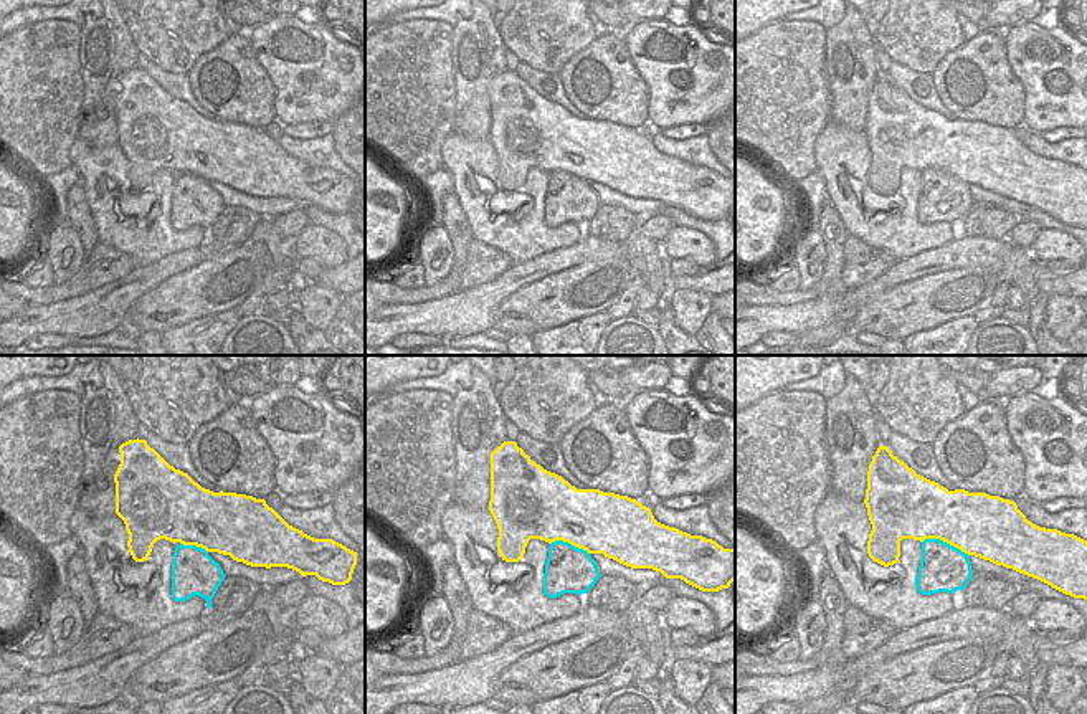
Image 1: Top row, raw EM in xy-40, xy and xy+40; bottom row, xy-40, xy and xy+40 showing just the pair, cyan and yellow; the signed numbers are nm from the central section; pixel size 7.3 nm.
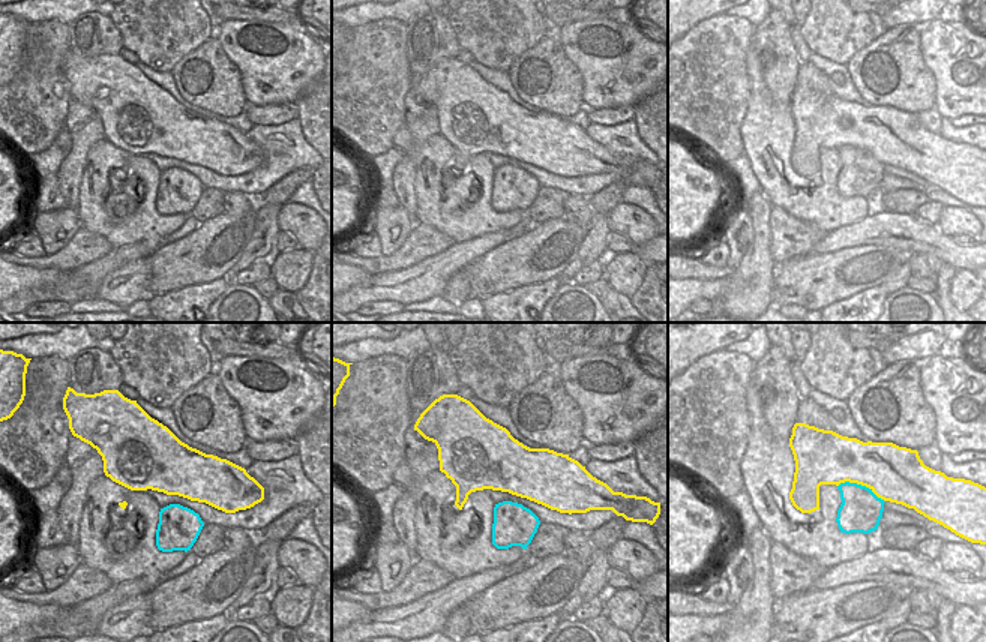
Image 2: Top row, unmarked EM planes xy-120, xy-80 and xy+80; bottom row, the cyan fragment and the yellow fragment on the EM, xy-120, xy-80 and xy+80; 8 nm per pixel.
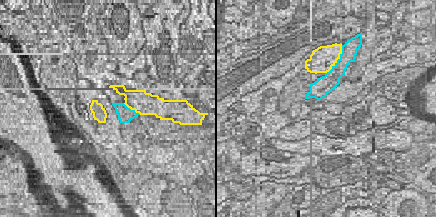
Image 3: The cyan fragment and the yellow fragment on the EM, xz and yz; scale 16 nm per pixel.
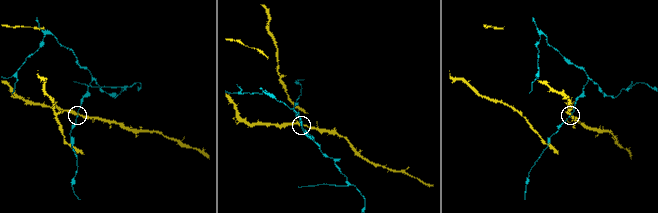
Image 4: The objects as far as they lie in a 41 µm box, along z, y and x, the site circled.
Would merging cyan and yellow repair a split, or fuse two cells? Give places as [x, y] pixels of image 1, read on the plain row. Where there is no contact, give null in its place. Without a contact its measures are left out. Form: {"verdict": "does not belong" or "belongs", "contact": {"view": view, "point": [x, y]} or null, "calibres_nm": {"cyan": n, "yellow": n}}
{"verdict": "belongs", "contact": {"view": "xy+40", "point": [945, 172]}, "calibres_nm": {"cyan": 340, "yellow": 440}}

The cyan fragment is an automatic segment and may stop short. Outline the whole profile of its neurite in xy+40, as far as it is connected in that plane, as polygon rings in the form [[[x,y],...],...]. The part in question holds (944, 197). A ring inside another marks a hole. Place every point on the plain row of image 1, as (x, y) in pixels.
[[[881,74],[869,94],[864,134],[872,154],[867,183],[874,192],[894,195],[900,187],[902,169],[922,172],[915,210],[922,225],[963,220],[973,207],[968,187],[975,185],[1037,208],[1074,228],[1087,230],[1087,170],[1032,154],[1014,131],[965,119],[948,121],[917,104]]]

